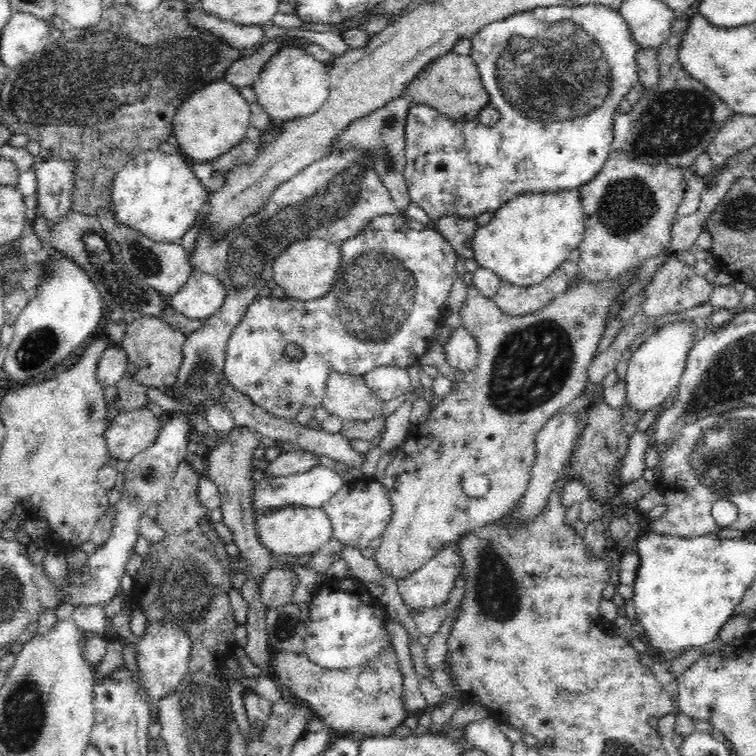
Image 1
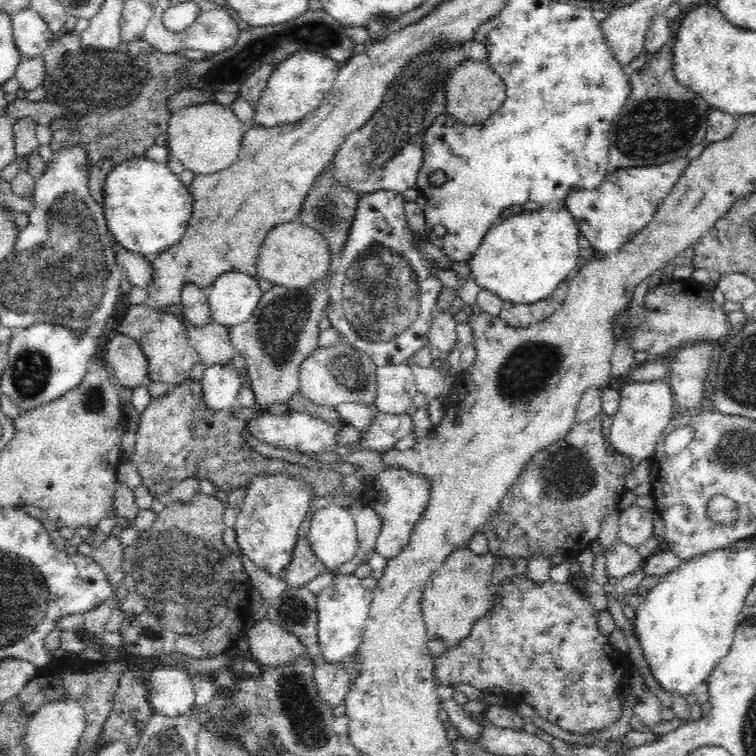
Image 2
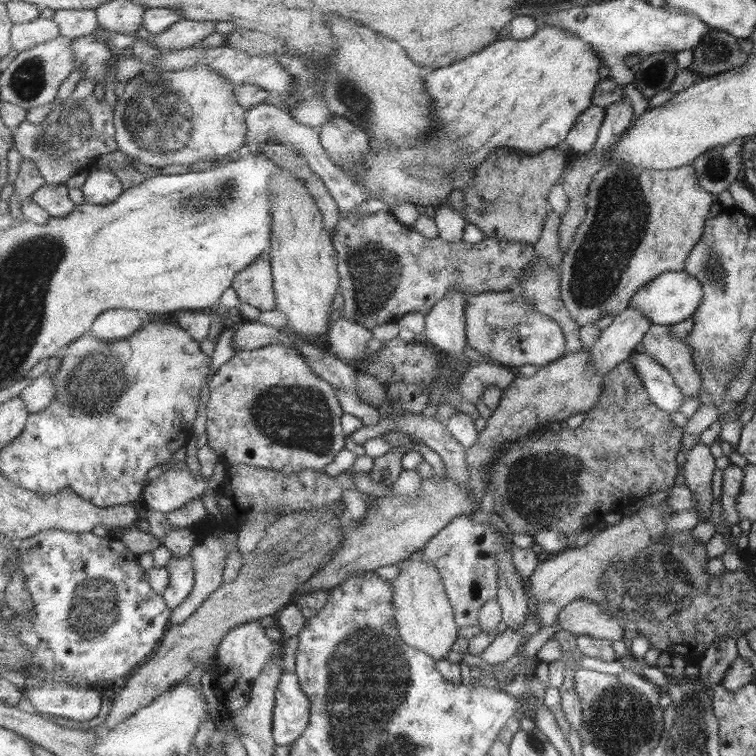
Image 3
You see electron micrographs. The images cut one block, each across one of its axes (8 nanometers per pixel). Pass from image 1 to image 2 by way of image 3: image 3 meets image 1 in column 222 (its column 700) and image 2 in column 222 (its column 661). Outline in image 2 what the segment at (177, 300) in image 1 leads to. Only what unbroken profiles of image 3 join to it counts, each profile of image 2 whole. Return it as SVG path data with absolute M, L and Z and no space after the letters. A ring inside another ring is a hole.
M240 271L216 276L216 280L204 288L210 319L228 328L249 320L263 294L257 281L257 276L252 277Z

